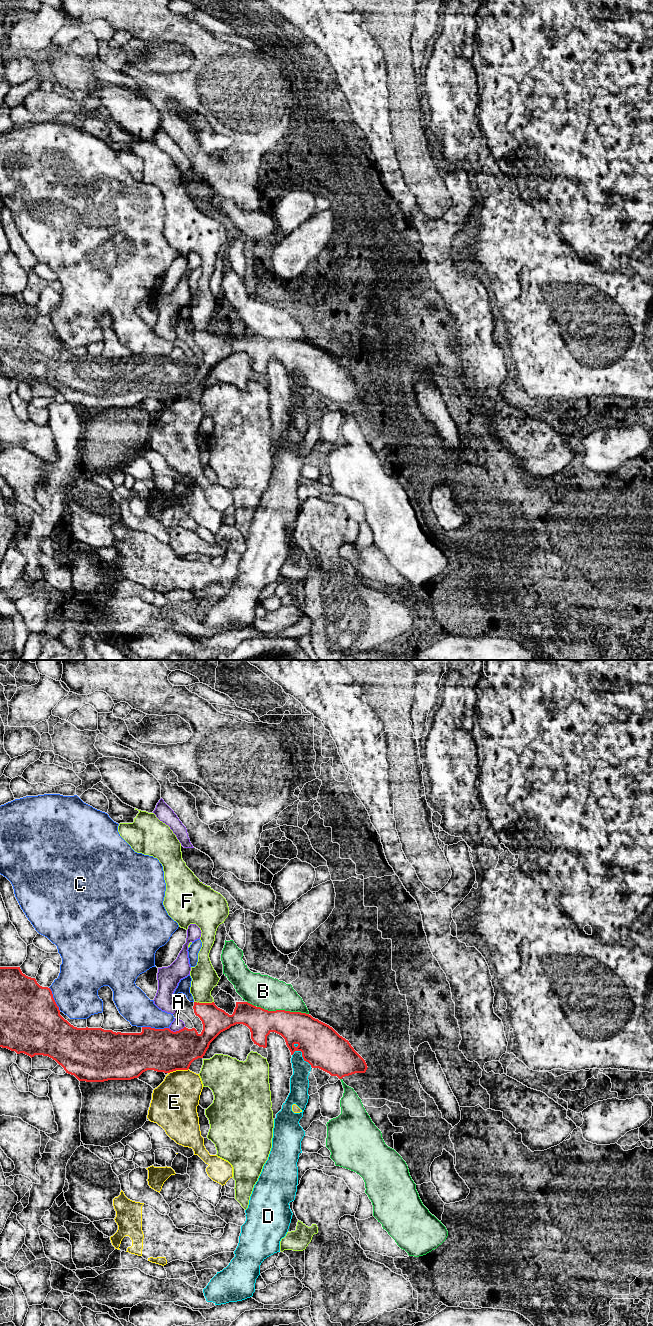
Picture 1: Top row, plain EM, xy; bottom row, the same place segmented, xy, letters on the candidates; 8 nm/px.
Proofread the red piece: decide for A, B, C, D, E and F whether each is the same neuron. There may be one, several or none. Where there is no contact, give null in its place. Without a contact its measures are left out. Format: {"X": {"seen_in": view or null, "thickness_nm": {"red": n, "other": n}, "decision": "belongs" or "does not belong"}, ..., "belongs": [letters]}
{"A": {"seen_in": "xy", "thickness_nm": {"red": 340, "other": 90}, "decision": "does not belong"}, "B": {"seen_in": "xy", "thickness_nm": {"red": 260, "other": 260}, "decision": "does not belong"}, "C": {"seen_in": "xy", "thickness_nm": {"red": 340, "other": 240}, "decision": "does not belong"}, "D": {"seen_in": "xy", "thickness_nm": {"red": 340, "other": 160}, "decision": "does not belong"}, "E": {"seen_in": "xy", "thickness_nm": {"red": 340, "other": 360}, "decision": "does not belong"}, "F": {"seen_in": "xy", "thickness_nm": {"red": 200, "other": 200}, "decision": "does not belong"}, "belongs": []}

